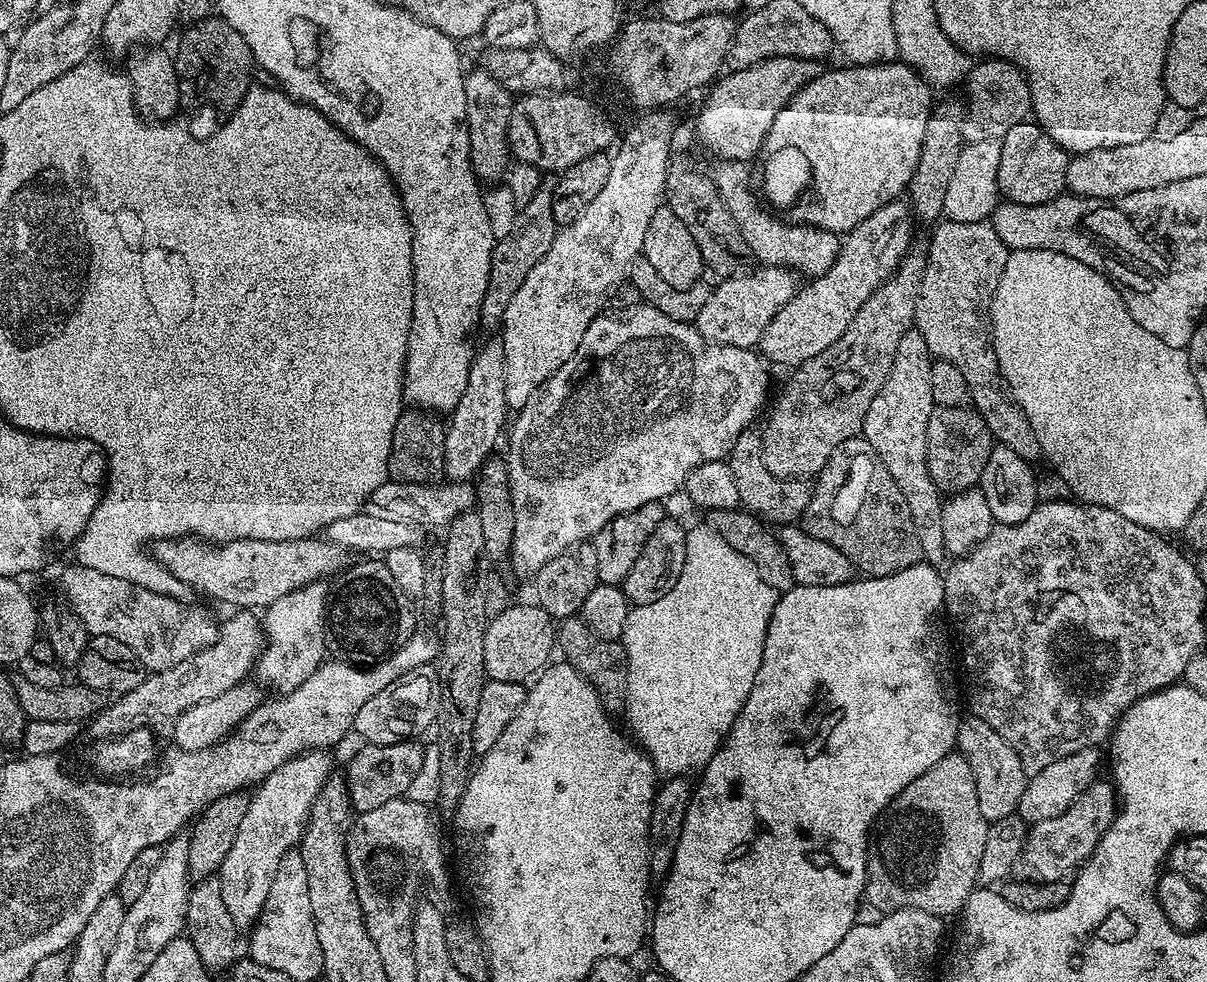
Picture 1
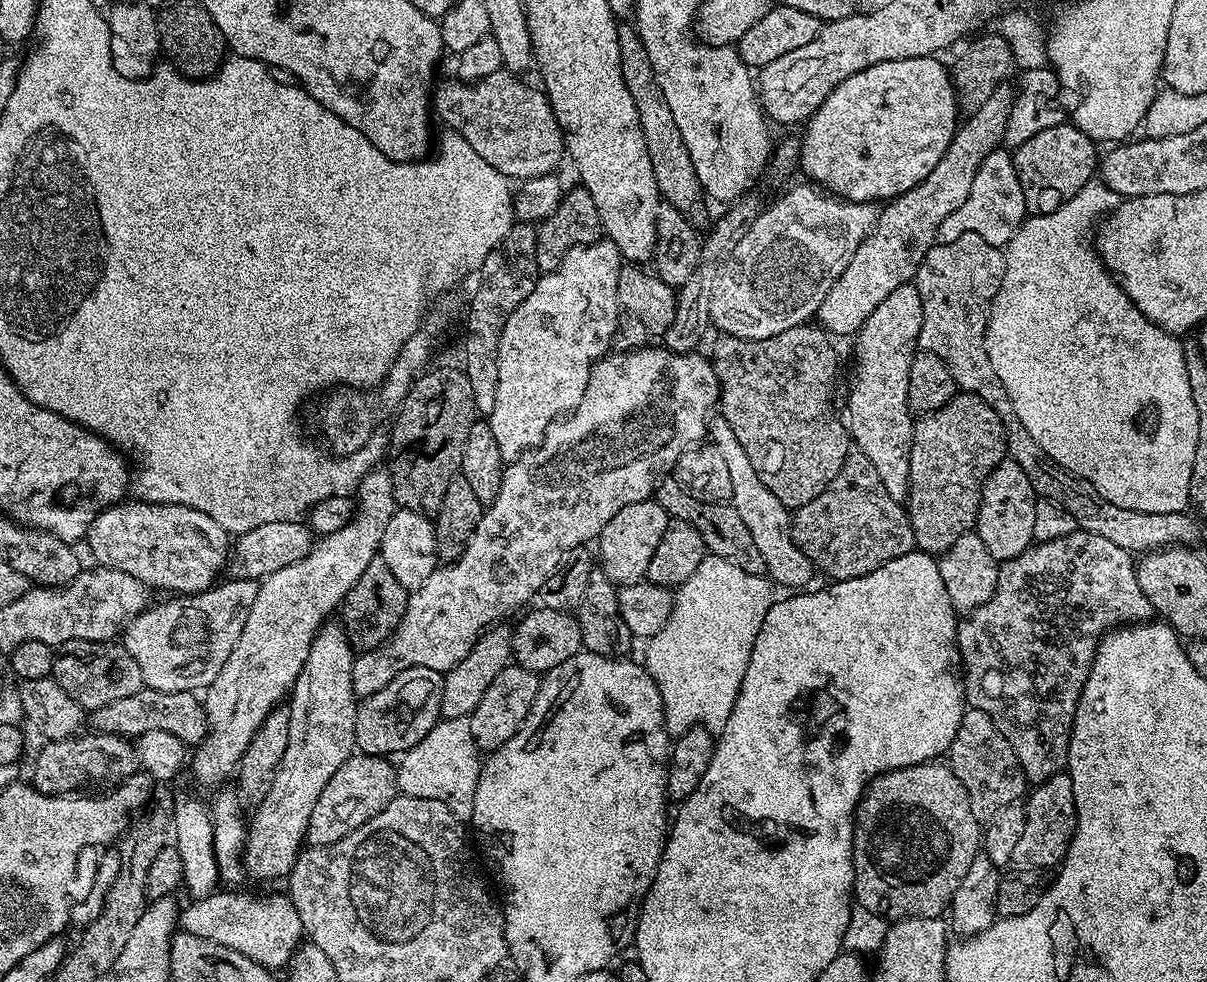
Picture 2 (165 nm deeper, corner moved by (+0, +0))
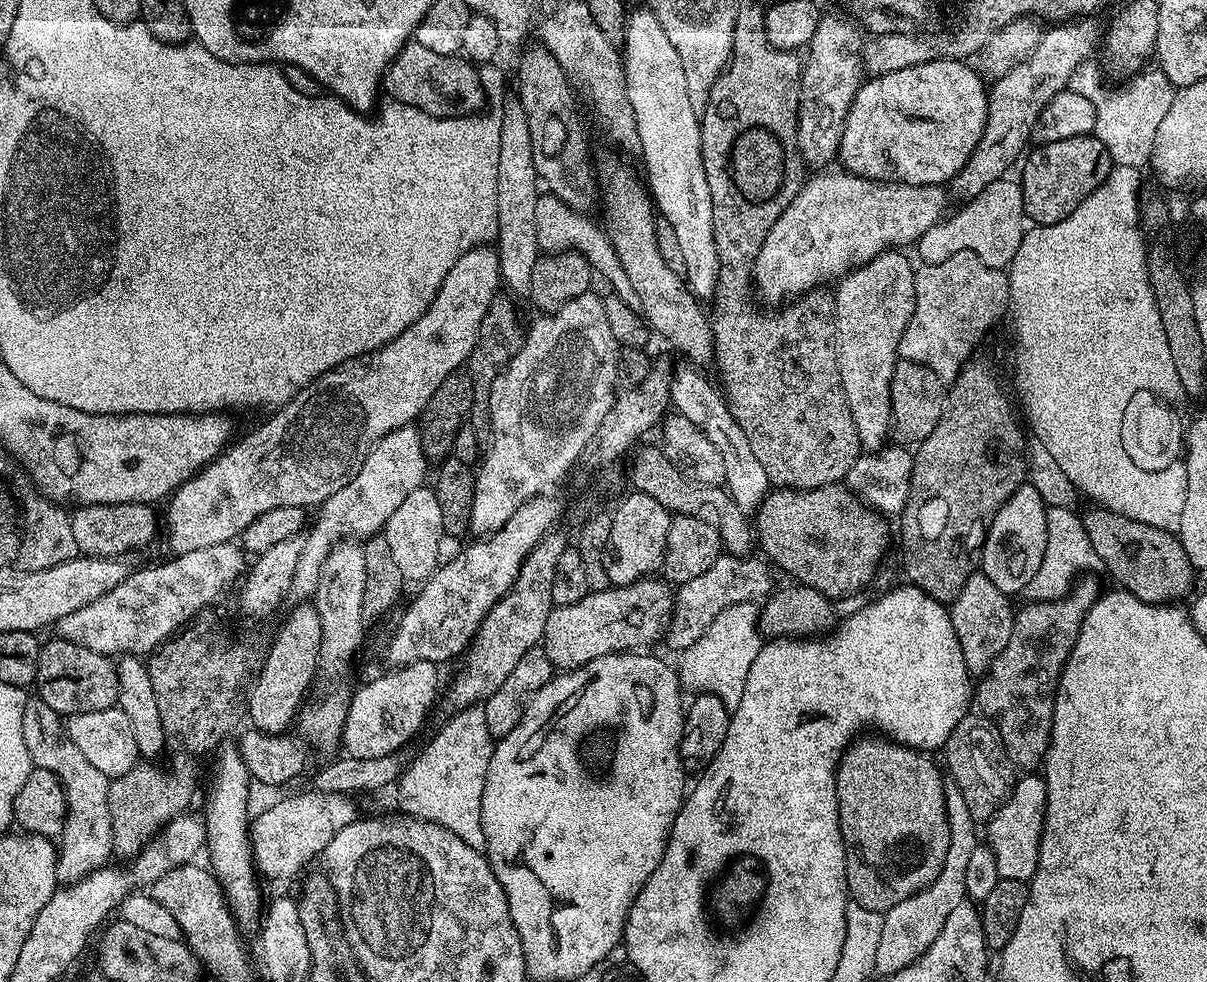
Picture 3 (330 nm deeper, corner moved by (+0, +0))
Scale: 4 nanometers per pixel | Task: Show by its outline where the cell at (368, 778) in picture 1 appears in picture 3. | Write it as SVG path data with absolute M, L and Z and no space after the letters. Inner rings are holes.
M307 790L307 792L300 792L297 796L288 796L285 800L270 805L265 812L260 812L257 816L255 813L250 824L250 845L255 871L261 877L264 875L268 880L288 880L291 876L296 875L299 877L304 864L314 859L315 856L317 859L324 853L326 846L330 846L330 838L334 838L334 834L338 834L338 830L342 830L347 824L357 819L358 812L356 812L355 806L352 805L352 800L351 795Z

